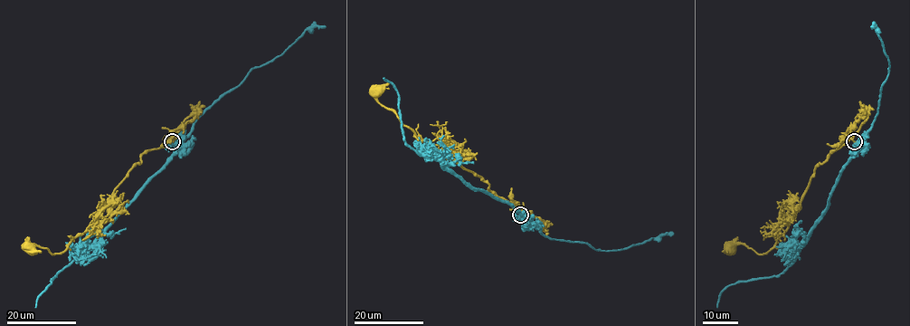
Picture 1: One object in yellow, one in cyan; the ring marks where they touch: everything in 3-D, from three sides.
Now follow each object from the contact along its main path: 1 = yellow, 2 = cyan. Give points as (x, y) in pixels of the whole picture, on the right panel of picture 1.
1: (854, 141), (846, 137), (839, 148), (815, 167), (790, 225), (766, 253), (757, 254), (740, 244), (722, 251)
2: (854, 142), (861, 146), (842, 170), (827, 208), (797, 250), (795, 261), (779, 274), (727, 286), (716, 307)

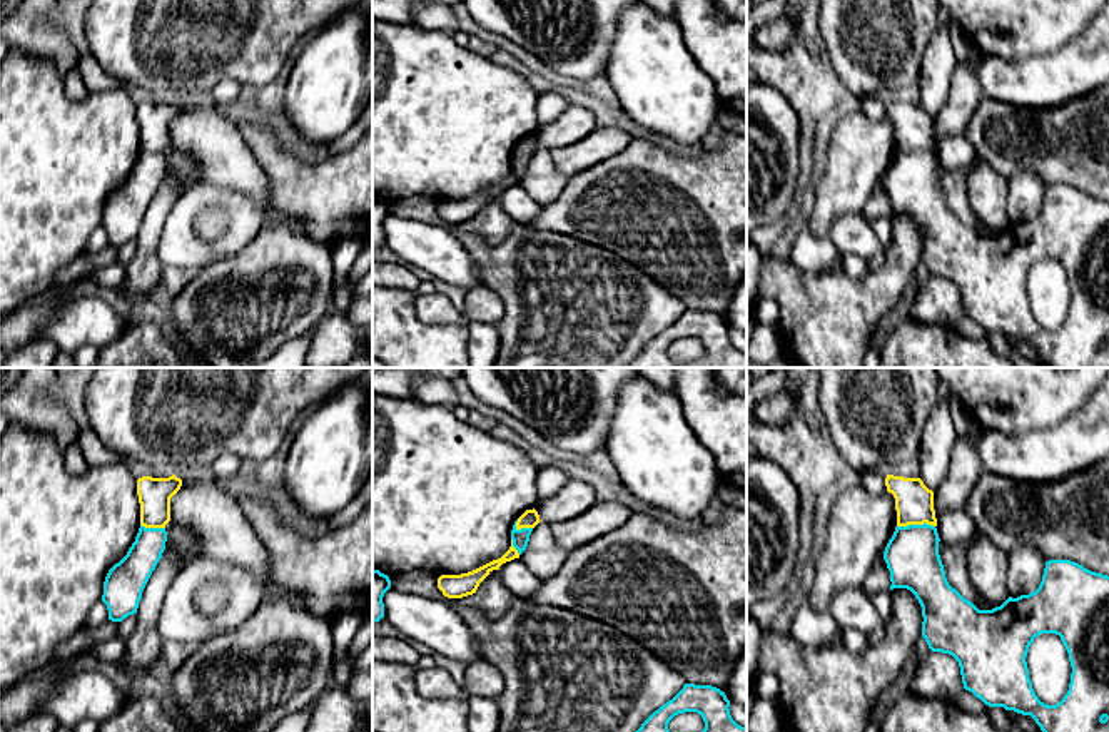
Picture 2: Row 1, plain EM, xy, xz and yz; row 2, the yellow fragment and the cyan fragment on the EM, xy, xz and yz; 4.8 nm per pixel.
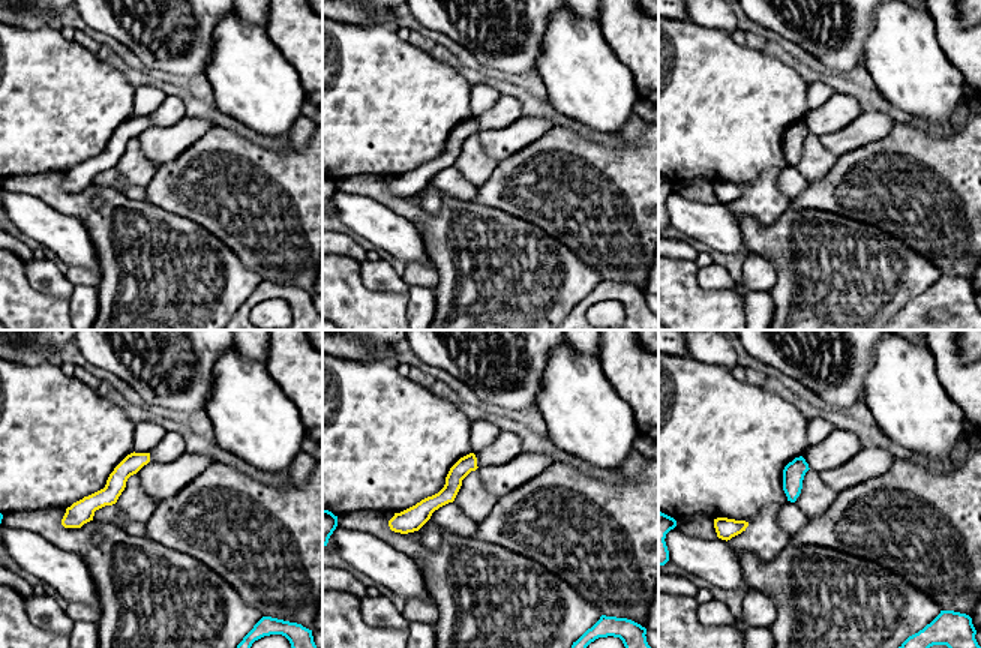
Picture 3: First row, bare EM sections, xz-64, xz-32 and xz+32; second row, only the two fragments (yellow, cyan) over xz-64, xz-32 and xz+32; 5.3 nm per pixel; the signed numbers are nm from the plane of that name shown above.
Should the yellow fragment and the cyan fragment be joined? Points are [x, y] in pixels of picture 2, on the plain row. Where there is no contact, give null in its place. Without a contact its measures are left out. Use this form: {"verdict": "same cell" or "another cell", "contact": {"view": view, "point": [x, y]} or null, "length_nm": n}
{"verdict": "another cell", "contact": {"view": "yz", "point": [916, 149]}, "length_nm": 180}

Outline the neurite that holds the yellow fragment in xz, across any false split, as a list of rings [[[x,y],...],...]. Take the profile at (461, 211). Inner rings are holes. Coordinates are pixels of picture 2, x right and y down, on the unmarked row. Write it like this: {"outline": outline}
{"outline": [[[511,172],[509,175],[498,186],[493,186],[473,197],[461,199],[461,201],[441,201],[438,204],[438,214],[443,217],[444,222],[448,224],[463,224],[468,221],[476,219],[479,209],[493,197],[499,196],[499,192],[506,187],[511,187],[514,184],[519,184],[518,175]]]}

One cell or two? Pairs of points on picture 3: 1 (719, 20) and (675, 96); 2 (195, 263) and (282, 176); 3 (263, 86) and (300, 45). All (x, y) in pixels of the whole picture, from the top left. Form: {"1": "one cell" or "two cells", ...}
{"1": "two cells", "2": "two cells", "3": "two cells"}

